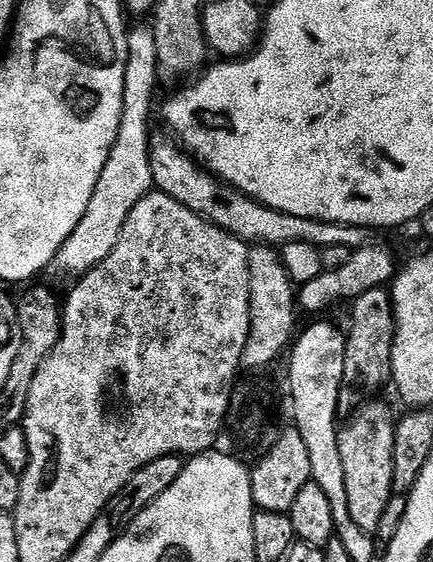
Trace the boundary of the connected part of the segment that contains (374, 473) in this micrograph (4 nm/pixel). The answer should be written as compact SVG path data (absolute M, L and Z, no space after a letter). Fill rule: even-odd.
M372 398L348 420L348 425L339 429L338 450L342 458L342 471L346 480L347 501L350 517L362 531L375 533L378 522L382 522L382 513L386 502L394 495L394 415L382 401Z

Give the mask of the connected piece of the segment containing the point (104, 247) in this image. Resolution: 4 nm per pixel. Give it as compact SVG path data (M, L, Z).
M133 27L128 34L124 105L118 136L110 156L106 158L106 166L102 166L102 174L98 174L98 186L94 186L94 194L90 197L90 206L86 206L86 214L82 214L82 222L74 226L74 234L66 238L54 261L54 268L71 278L83 276L108 257L110 250L118 246L118 237L122 235L122 226L126 226L126 218L130 218L130 210L134 210L134 206L138 206L138 202L153 191L148 119L152 116L152 95L159 80L158 46L151 27Z

